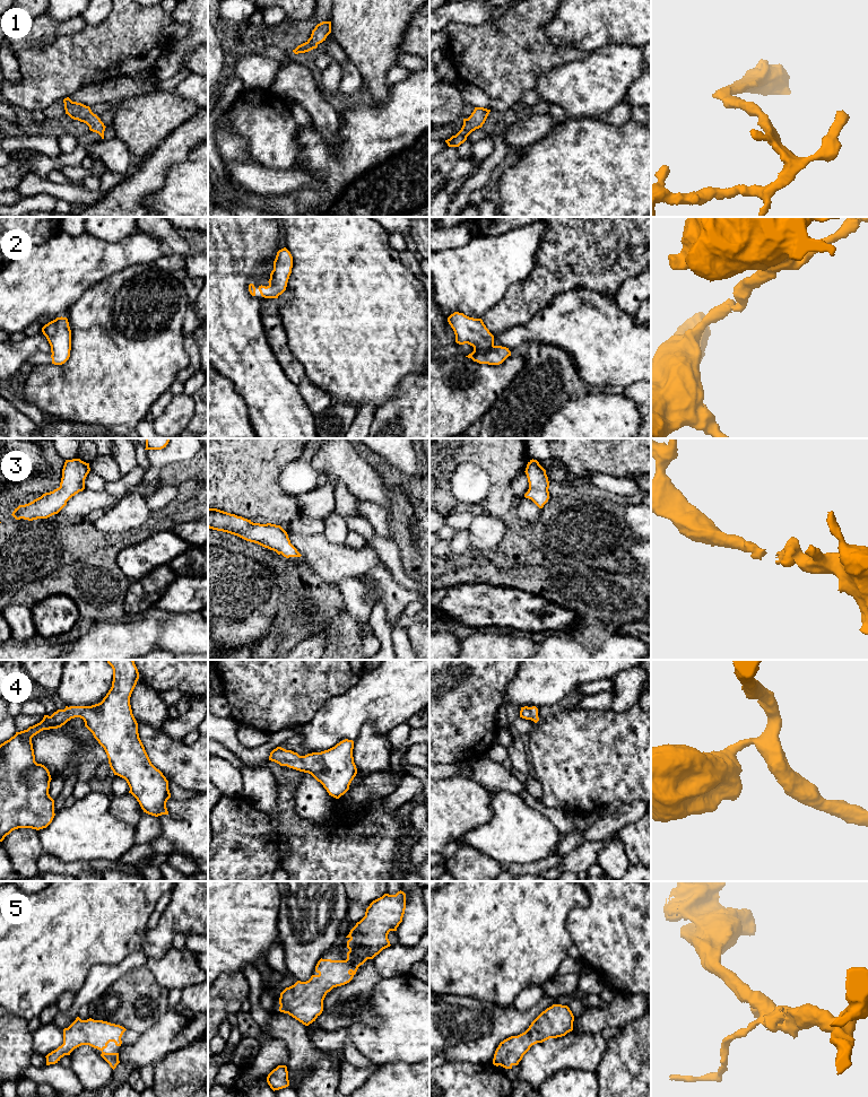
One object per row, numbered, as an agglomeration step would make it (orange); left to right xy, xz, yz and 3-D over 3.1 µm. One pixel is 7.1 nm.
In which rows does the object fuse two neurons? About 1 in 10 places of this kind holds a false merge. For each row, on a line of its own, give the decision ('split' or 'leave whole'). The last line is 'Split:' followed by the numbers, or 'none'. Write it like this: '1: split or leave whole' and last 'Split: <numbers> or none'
1: leave whole
2: leave whole
3: leave whole
4: leave whole
5: leave whole
Split: none

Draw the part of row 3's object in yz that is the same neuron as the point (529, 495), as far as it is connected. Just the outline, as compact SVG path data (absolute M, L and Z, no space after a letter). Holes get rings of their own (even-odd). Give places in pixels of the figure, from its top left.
M532 459L528 462L524 472L529 482L529 489L524 497L531 499L539 508L542 508L549 499L549 481L546 470L537 460Z

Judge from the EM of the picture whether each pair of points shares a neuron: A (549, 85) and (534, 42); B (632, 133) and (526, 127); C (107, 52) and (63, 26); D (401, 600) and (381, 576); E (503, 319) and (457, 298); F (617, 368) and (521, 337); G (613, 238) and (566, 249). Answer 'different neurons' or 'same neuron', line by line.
A: different neurons
B: different neurons
C: different neurons
D: same neuron
E: different neurons
F: same neuron
G: same neuron

